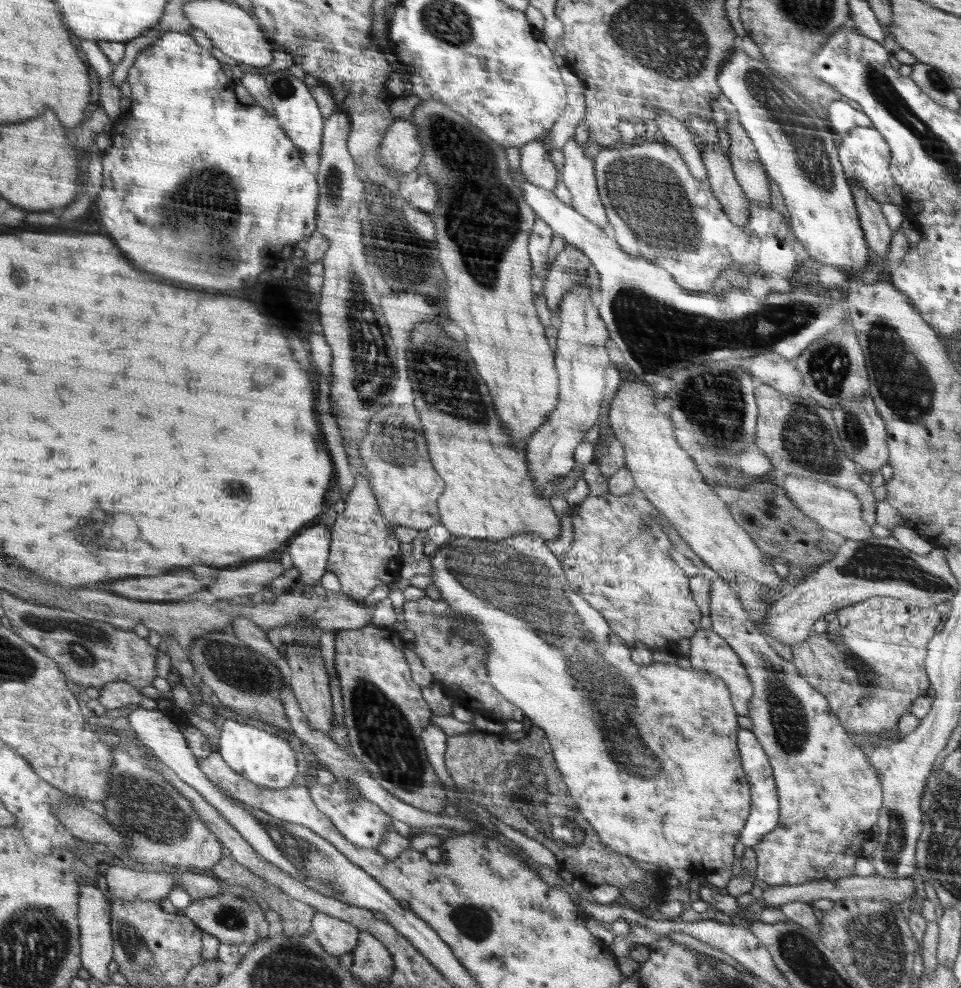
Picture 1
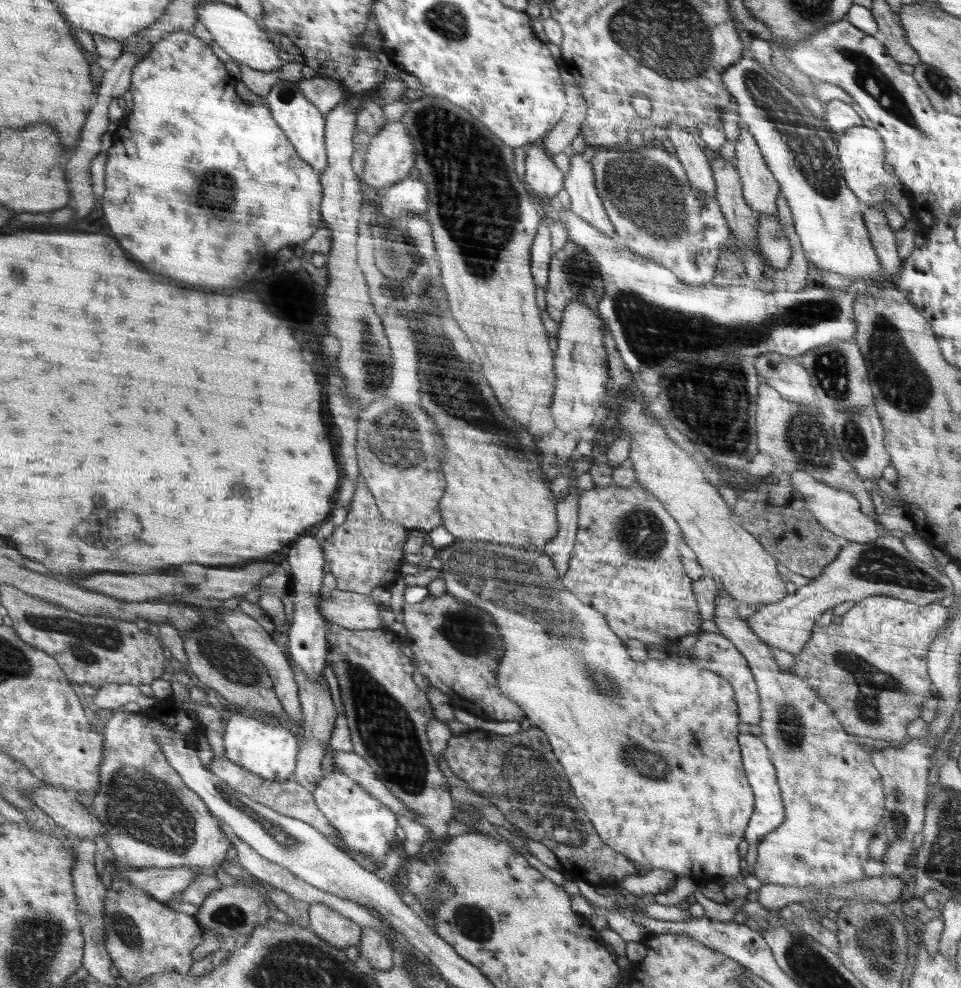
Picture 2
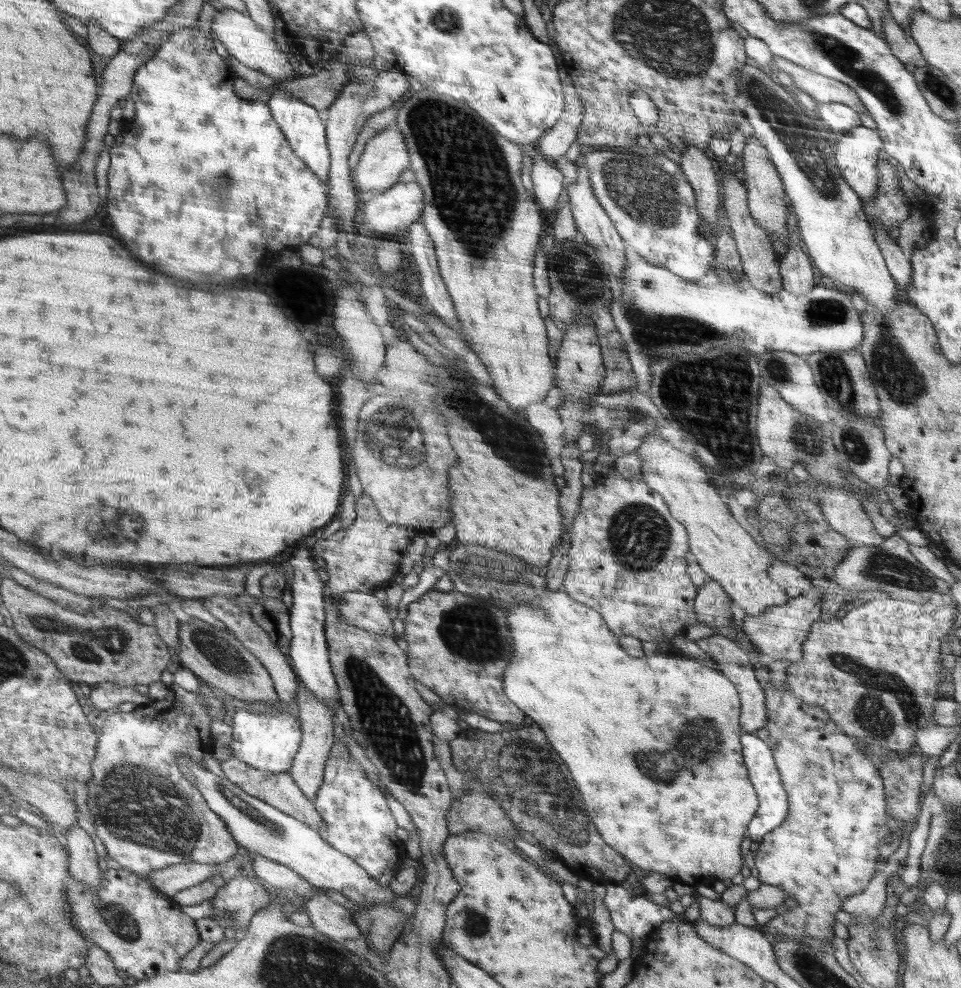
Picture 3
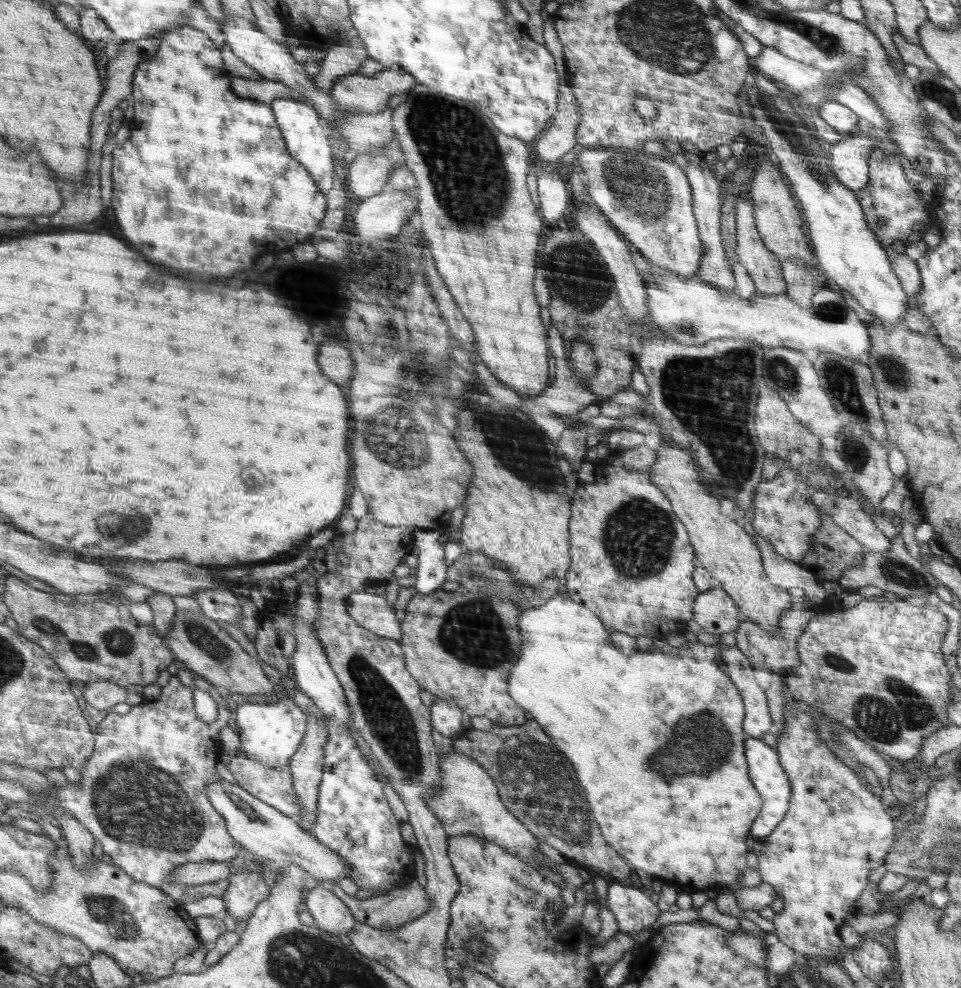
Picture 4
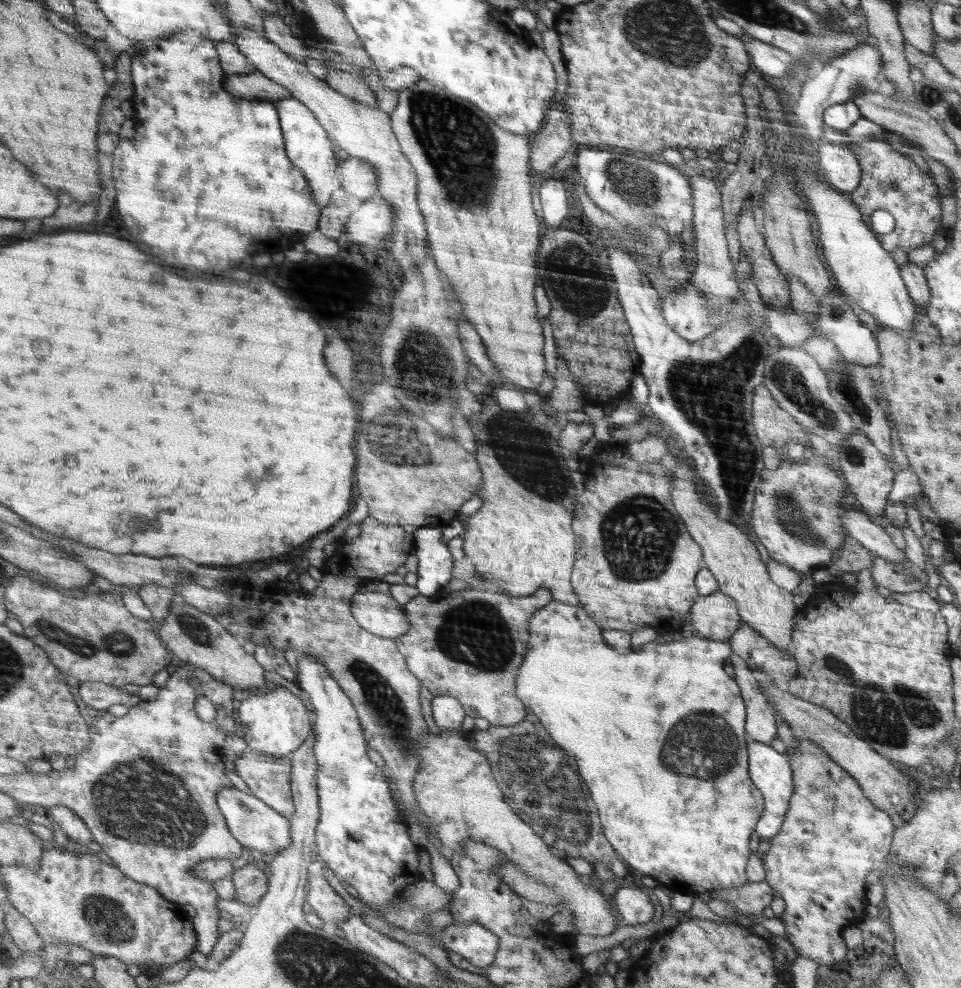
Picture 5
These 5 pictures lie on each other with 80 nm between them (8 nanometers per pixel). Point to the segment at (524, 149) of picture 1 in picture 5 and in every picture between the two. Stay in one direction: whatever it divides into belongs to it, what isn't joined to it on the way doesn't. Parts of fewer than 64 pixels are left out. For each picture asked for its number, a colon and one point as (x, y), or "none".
2: (545, 179)
3: (548, 182)
4: (554, 199)
5: (555, 208)

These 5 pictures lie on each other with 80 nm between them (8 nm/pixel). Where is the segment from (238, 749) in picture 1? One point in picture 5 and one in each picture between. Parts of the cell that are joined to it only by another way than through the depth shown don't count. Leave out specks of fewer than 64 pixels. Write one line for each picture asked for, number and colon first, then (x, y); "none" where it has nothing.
2: (270, 755)
3: (267, 741)
4: (269, 733)
5: (276, 724)

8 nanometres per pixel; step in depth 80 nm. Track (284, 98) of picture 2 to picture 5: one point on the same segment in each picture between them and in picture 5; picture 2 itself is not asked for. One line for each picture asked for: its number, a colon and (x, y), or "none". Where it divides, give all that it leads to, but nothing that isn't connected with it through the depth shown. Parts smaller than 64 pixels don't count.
3: (299, 121)
4: (306, 140)
5: (308, 148)

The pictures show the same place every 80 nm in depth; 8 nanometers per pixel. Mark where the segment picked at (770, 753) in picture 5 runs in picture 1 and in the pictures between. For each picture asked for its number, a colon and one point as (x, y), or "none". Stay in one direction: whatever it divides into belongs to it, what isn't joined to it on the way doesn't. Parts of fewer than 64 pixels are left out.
1: (765, 804)
2: (770, 812)
3: (773, 802)
4: (767, 772)

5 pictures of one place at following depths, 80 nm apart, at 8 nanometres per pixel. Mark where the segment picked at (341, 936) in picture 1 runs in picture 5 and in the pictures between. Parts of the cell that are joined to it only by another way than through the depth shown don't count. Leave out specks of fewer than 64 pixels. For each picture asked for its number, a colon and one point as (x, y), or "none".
2: (338, 930)
3: (329, 918)
4: (329, 912)
5: (322, 899)

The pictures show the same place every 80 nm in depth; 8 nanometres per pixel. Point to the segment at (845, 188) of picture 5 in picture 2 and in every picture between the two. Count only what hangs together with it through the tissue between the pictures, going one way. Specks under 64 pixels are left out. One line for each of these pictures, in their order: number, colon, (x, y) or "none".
2: (862, 151)
3: (858, 151)
4: (850, 158)

